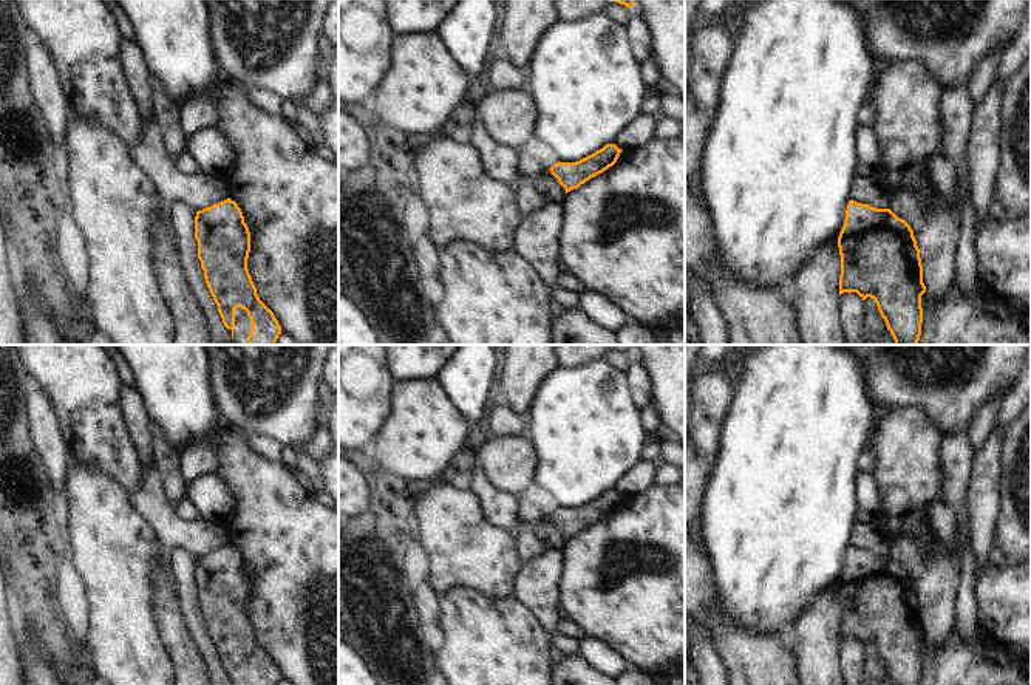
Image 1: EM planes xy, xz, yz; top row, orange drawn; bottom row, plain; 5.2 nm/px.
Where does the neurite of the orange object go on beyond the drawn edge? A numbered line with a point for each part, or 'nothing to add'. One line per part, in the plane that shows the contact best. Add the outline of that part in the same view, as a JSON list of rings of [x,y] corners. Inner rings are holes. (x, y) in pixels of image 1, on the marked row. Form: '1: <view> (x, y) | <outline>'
nothing to add

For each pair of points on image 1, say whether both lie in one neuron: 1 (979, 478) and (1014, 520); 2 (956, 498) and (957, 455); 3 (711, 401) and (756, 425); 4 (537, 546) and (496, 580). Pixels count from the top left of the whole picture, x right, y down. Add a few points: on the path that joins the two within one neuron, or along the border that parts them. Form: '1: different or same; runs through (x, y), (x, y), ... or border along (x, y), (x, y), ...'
1: different; border along (1000, 466), (1000, 511), (993, 538)
2: same; runs through (956, 487), (957, 466)
3: different; border along (736, 393), (717, 446)
4: different; border along (513, 537), (517, 555), (523, 562)

